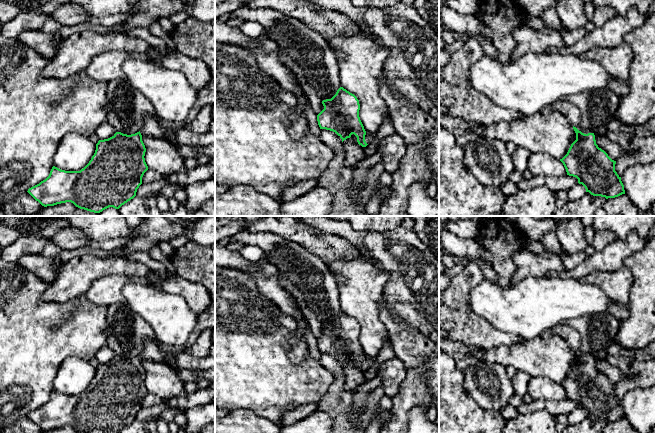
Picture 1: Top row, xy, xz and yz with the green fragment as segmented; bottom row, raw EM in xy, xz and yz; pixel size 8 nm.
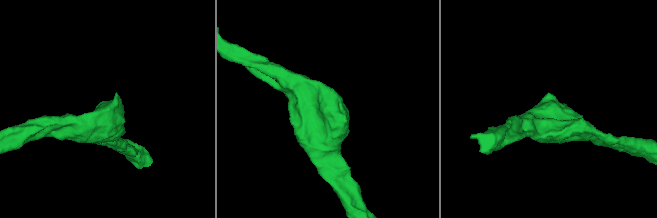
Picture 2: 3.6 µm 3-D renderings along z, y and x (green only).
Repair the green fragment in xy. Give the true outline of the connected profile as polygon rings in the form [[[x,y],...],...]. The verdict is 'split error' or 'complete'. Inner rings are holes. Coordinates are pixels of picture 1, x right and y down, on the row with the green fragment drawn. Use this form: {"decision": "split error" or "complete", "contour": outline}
{"decision": "split error", "contour": [[[146,114],[139,132],[131,135],[116,132],[108,139],[99,140],[91,160],[80,171],[65,171],[53,166],[49,176],[27,192],[44,207],[71,202],[80,209],[94,213],[109,207],[119,209],[136,196],[142,177],[148,170],[142,137],[152,135],[165,138],[165,133],[175,126],[155,114]]]}

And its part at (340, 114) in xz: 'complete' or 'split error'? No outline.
split error

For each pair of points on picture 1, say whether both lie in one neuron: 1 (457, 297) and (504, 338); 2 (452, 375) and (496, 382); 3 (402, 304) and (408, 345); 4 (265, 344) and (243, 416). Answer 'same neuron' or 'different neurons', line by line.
1: same neuron
2: different neurons
3: different neurons
4: different neurons

